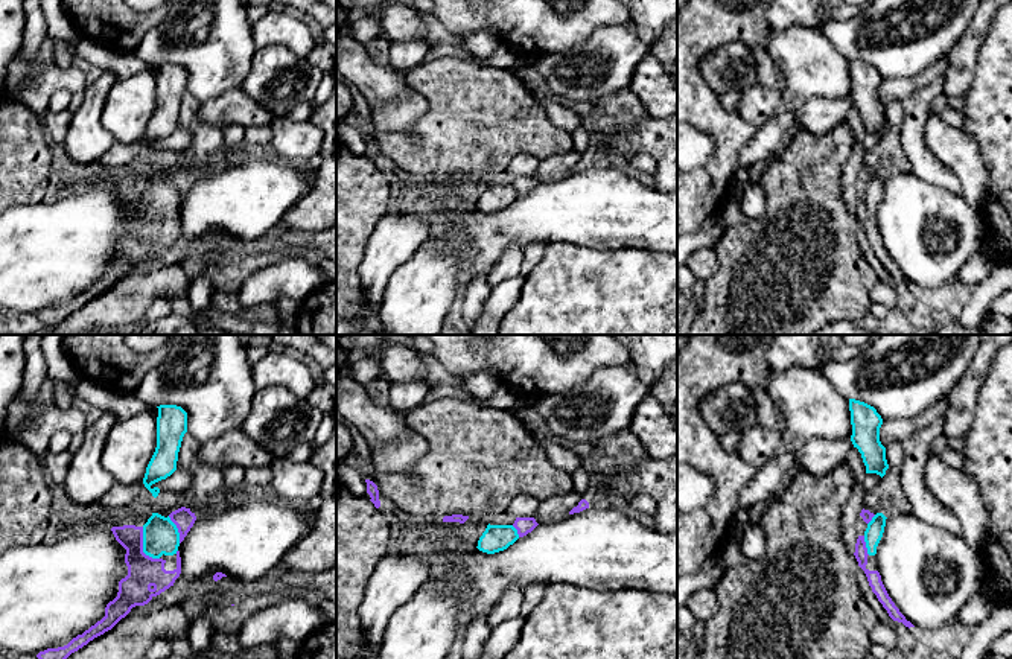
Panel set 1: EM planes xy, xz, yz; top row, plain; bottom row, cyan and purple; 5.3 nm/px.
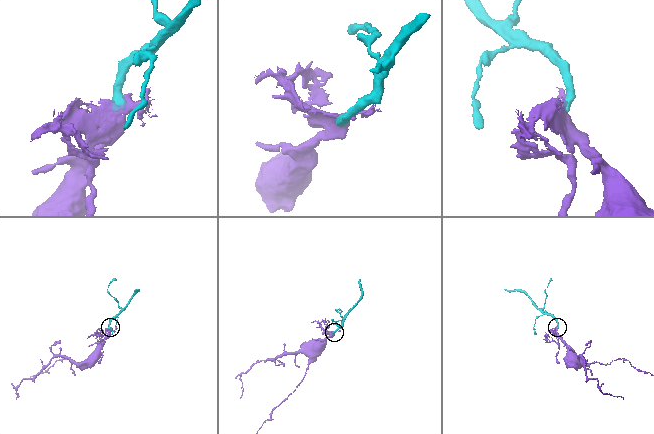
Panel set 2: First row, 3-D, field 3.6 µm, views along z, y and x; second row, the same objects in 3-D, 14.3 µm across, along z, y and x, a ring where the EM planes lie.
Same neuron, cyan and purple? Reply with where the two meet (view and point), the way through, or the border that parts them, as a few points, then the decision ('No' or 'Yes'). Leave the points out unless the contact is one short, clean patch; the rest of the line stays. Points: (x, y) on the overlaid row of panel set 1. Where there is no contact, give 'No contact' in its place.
Touches cyan at xy (143, 547). Path across: xy (160, 534), (143, 547), (143, 571). Yes

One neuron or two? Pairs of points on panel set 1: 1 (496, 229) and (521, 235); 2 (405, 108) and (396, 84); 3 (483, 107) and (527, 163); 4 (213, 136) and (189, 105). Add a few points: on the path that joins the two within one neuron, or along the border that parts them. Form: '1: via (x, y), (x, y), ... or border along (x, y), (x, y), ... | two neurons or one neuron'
1: via (502, 229), (515, 229) | one neuron
2: border along (408, 87), (394, 99), (372, 105) | two neurons
3: border along (539, 160), (518, 154), (506, 169) | two neurons
4: via (204, 133), (189, 114) | one neuron

